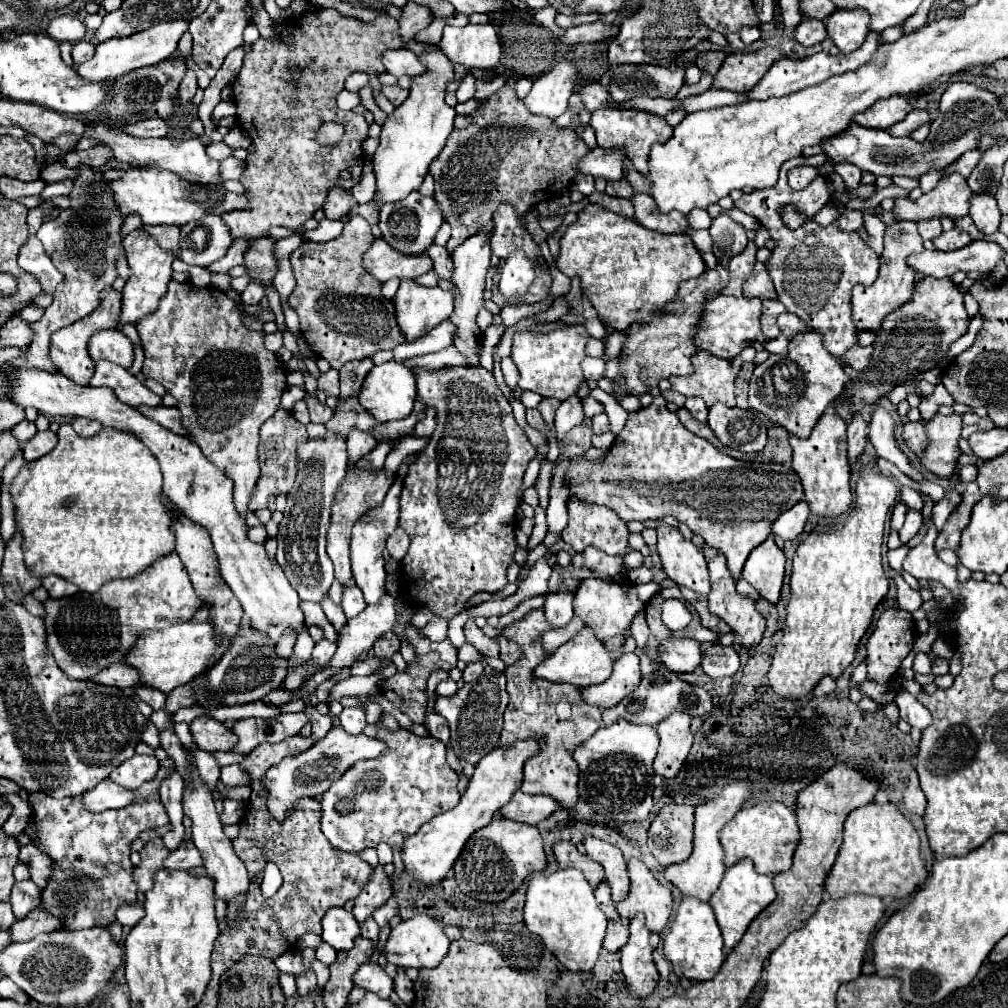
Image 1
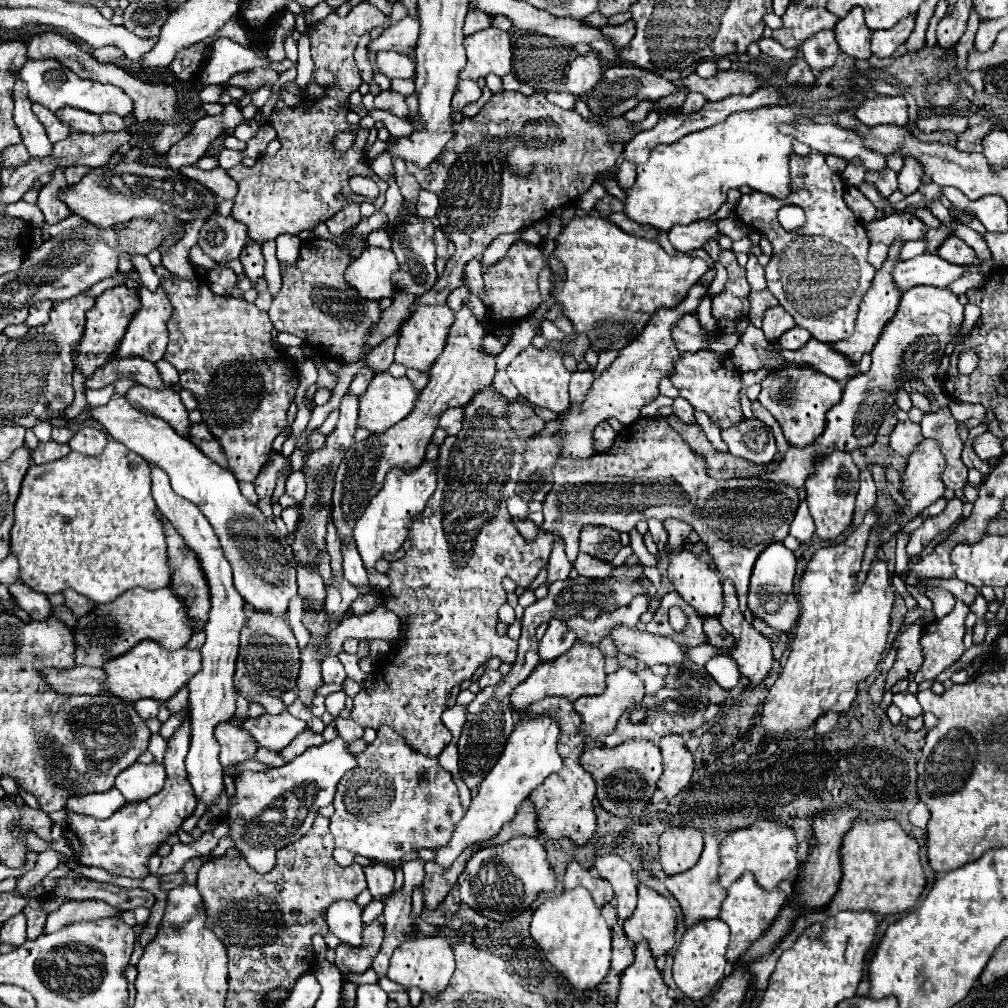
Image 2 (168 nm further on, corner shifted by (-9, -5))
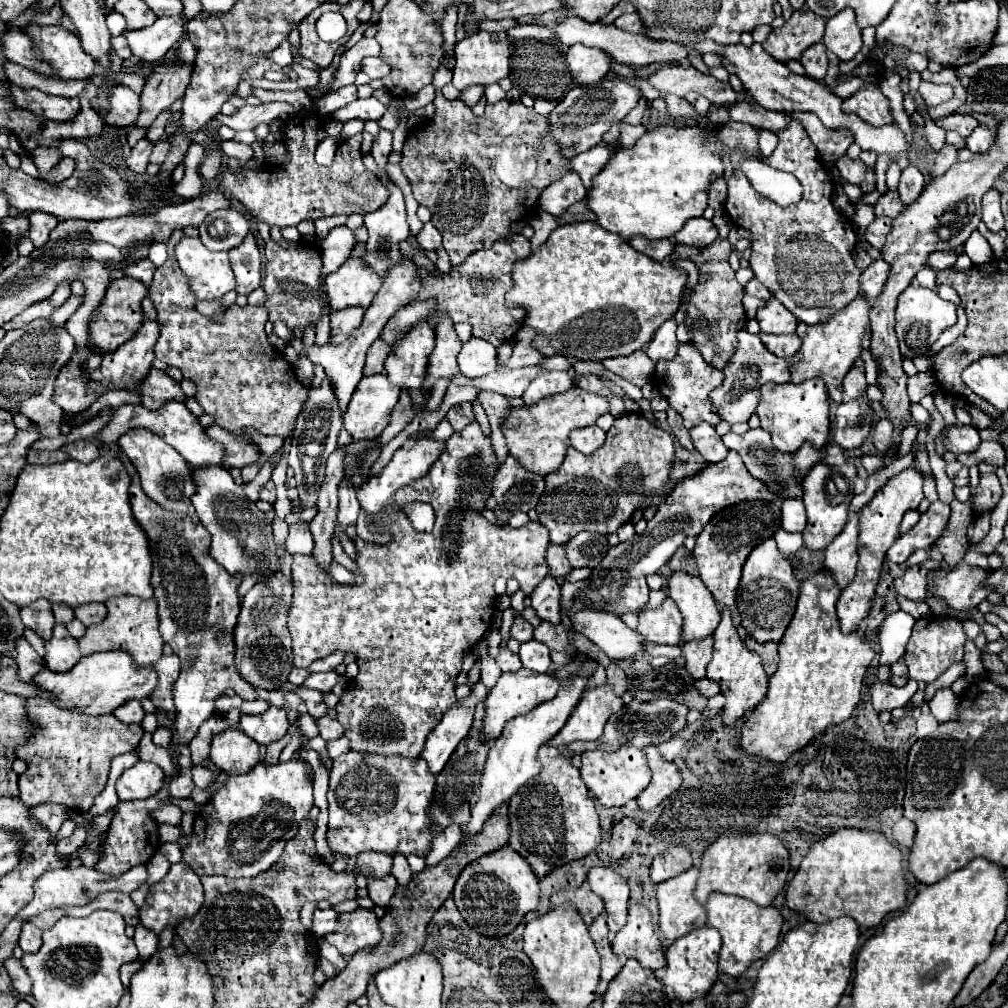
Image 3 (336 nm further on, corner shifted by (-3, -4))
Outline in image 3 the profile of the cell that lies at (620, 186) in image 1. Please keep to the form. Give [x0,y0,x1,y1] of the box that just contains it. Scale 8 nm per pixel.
[560,200,596,224]

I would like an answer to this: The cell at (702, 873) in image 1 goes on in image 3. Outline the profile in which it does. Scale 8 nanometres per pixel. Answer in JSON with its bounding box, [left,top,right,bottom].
[656,868,706,942]

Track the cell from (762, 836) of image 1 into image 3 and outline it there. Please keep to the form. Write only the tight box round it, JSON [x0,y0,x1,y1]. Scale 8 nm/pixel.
[694,834,788,906]

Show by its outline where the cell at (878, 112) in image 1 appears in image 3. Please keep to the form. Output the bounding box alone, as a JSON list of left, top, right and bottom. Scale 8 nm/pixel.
[842,84,892,126]

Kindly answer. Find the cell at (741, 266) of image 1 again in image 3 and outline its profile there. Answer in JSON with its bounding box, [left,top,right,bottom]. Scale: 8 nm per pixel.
[670,238,746,370]

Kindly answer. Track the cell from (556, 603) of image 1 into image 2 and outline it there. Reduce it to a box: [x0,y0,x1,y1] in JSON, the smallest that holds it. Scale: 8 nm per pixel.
[538,617,576,661]

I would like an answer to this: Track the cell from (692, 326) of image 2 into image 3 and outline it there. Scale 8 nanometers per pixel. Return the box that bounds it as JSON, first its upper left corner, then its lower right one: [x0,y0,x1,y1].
[648,320,678,362]

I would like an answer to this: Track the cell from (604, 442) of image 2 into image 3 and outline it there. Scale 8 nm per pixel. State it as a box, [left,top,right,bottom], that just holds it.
[570,424,606,454]

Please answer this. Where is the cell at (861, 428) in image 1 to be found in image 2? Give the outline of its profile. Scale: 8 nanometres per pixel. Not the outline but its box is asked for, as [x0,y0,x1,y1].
[854,467,876,525]

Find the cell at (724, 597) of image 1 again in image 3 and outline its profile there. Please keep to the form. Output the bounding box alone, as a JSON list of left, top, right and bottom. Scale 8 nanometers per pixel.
[706,608,768,726]

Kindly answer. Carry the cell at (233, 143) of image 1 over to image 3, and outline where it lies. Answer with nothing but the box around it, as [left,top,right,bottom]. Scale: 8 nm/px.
[222,140,254,162]

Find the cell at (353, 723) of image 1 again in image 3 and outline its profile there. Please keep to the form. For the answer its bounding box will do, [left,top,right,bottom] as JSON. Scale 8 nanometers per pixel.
[316,716,344,740]

